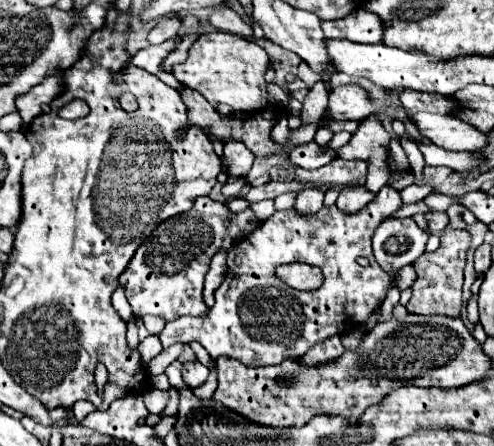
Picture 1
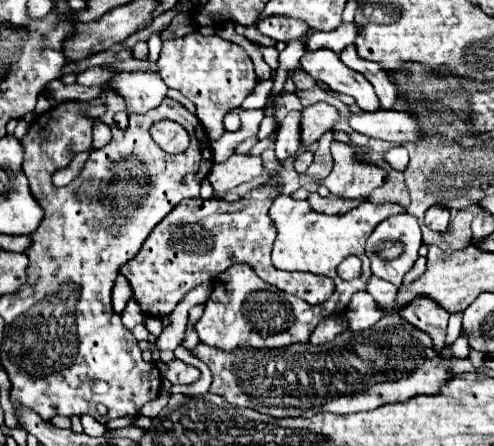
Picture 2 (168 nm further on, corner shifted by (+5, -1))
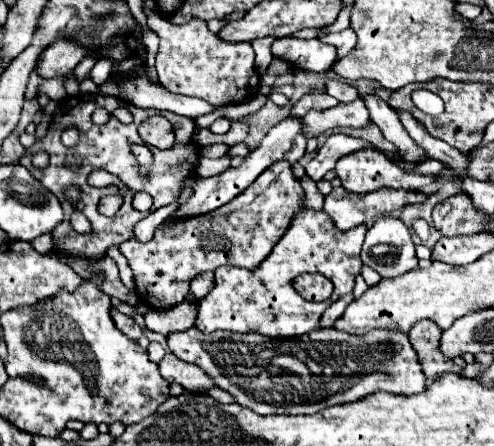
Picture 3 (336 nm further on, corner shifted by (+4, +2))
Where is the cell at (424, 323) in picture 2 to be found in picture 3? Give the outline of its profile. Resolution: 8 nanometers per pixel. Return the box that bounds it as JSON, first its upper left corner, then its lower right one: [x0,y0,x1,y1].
[409,322,455,380]

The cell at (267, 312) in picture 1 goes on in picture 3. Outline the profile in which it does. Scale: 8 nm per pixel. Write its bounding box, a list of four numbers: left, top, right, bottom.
[195,208,365,338]

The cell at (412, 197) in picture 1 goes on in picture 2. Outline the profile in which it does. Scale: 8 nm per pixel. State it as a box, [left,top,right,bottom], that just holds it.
[366,213,422,285]

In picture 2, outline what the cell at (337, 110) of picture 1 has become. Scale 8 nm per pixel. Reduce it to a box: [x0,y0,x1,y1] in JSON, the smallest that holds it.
[302,103,340,145]

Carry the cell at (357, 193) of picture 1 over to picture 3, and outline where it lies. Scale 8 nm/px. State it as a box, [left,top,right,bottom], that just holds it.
[335,148,441,194]

